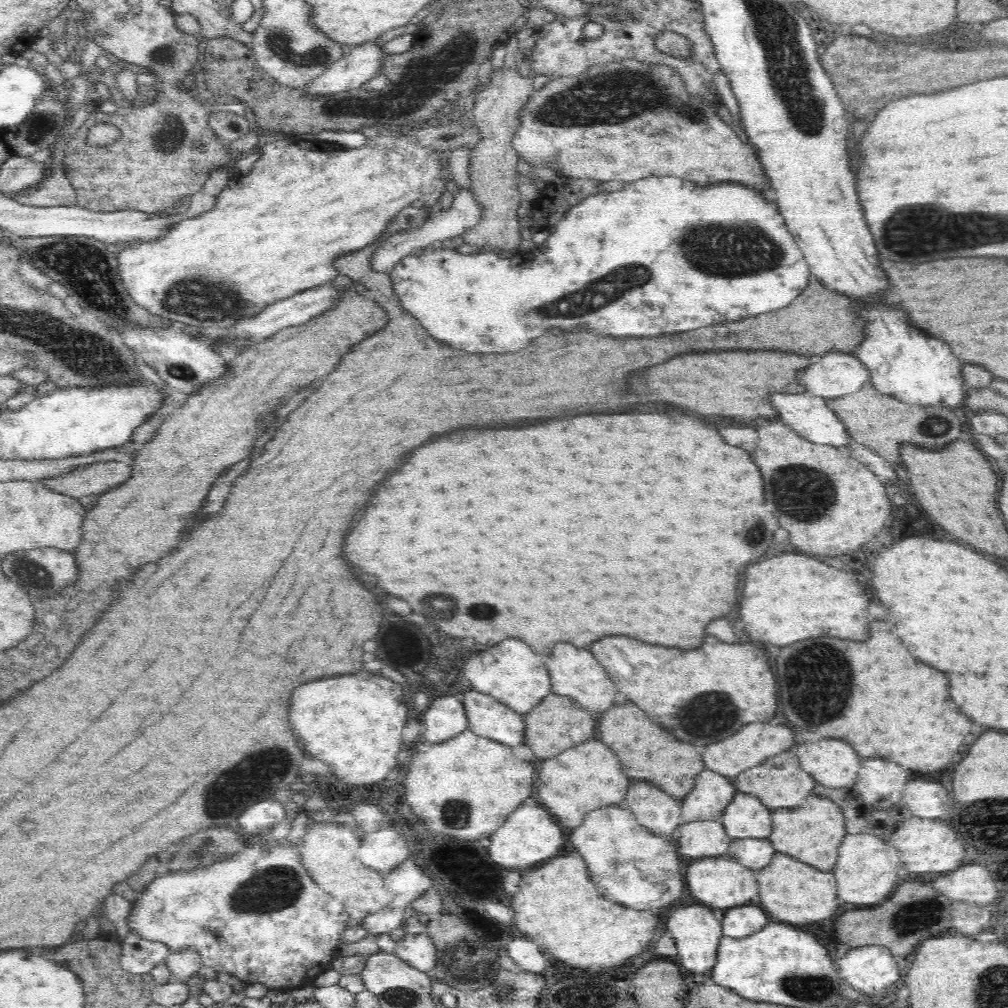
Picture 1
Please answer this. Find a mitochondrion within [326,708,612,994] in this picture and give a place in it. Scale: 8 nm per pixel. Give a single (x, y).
(453, 960)

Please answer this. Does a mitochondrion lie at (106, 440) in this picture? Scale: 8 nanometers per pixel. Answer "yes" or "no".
no

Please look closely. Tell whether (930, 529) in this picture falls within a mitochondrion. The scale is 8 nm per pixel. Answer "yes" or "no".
no

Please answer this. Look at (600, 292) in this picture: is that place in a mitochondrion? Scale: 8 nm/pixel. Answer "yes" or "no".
yes

